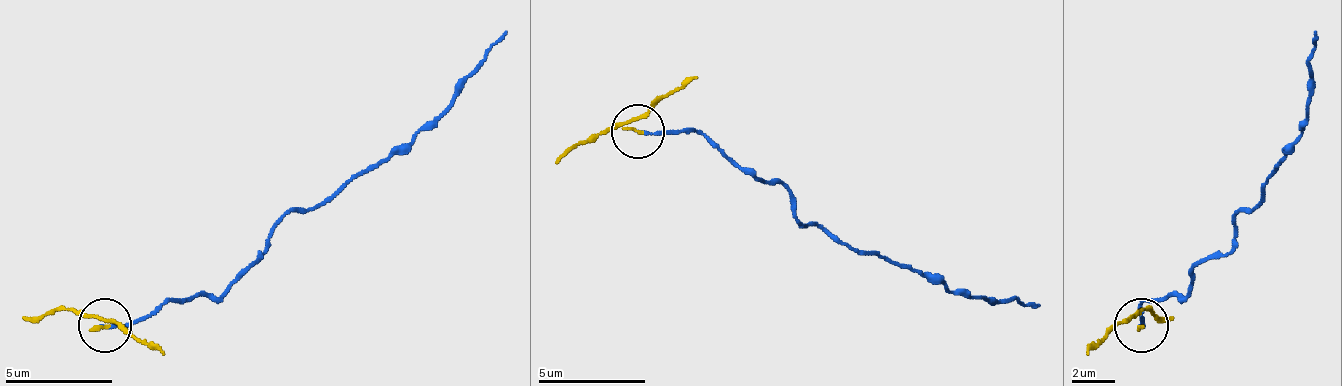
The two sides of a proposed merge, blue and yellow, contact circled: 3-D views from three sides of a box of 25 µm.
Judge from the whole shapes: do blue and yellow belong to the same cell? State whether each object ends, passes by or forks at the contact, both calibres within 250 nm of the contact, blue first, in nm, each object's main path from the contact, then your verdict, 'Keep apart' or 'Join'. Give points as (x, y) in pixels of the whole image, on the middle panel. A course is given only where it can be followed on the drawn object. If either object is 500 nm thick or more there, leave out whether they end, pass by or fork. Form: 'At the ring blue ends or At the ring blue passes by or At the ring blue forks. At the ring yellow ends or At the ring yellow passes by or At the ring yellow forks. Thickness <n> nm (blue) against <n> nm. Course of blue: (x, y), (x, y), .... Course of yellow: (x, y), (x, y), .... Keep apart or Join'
At the ring blue ends. At the ring yellow passes by. Thickness 110 nm (blue) against 90 nm. Course of blue: (636, 132), (706, 132), (792, 197), (797, 223), (818, 223), (867, 250), (931, 272), (968, 298), (1038, 304). Course of yellow: (636, 132), (593, 132), (556, 164). Keep apart

